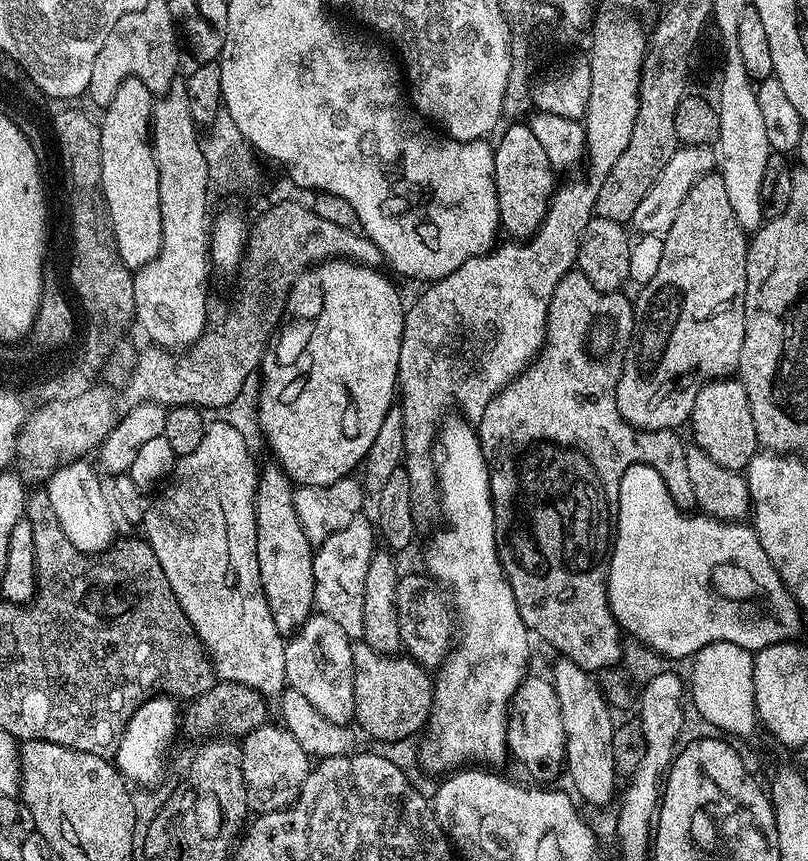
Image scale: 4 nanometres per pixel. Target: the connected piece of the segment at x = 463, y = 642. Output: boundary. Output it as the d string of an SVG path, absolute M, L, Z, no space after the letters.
M449 415L439 427L436 443L432 449L440 512L444 515L444 524L448 528L433 534L432 541L424 552L423 568L441 589L450 593L450 604L454 609L455 623L458 625L454 647L434 676L432 709L426 725L428 741L420 752L425 766L430 771L445 771L444 773L472 765L496 766L492 764L502 763L504 756L506 760L509 755L508 706L512 702L512 695L530 672L528 668L530 633L522 622L522 616L518 614L518 604L514 602L514 594L510 590L510 584L498 558L490 476L480 449L480 438L477 429L471 423L459 415L452 415Z

